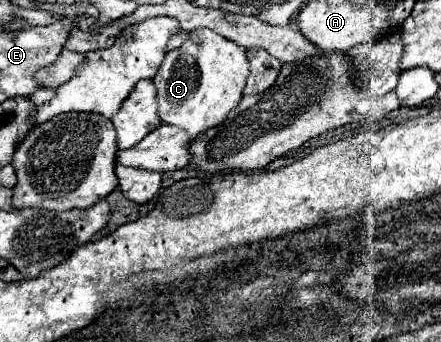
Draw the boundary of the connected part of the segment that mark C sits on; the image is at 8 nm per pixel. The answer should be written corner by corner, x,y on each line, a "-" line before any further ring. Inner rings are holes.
194,29
180,49
168,51
156,77
160,117
168,125
178,125
196,139
198,133
222,123
242,97
248,77
246,51
212,29

